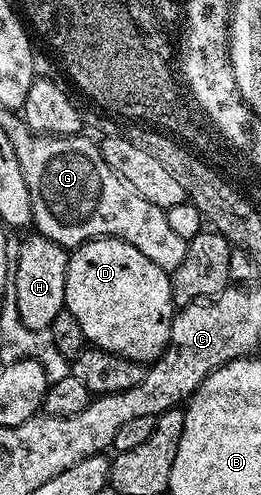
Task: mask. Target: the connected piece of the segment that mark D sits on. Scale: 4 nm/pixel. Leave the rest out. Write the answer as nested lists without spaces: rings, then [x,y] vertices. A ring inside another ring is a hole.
[[[95,238],[70,251],[65,272],[66,310],[77,316],[88,343],[120,354],[134,362],[150,364],[167,351],[177,309],[171,295],[171,276],[157,268],[149,256],[120,238]]]

